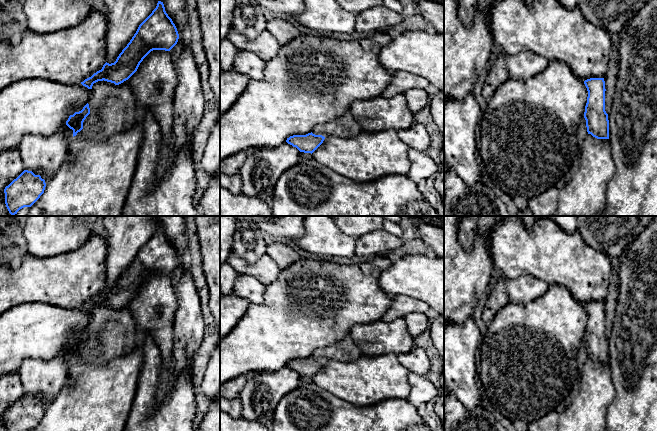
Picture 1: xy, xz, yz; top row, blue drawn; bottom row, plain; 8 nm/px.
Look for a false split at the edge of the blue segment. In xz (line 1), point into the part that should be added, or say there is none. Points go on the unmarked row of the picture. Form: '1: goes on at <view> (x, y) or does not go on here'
1: does not go on here

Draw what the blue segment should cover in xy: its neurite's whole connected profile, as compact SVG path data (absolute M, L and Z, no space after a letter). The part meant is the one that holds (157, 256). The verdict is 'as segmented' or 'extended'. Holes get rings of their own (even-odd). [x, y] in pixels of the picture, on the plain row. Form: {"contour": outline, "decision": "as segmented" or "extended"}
{"contour": "M163 226L139 249L136 257L114 287L105 287L101 294L81 308L92 313L94 307L107 305L119 309L128 304L143 283L153 274L170 275L178 266L179 258L172 243L165 235Z", "decision": "as segmented"}

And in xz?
{"contour": "M312 356L306 359L293 359L287 362L286 366L296 371L300 376L313 377L324 365L322 359L315 359Z", "decision": "as segmented"}

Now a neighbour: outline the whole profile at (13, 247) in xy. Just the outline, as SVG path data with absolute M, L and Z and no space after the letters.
M0 216L0 266L16 270L28 253L28 245L23 234L28 217Z

